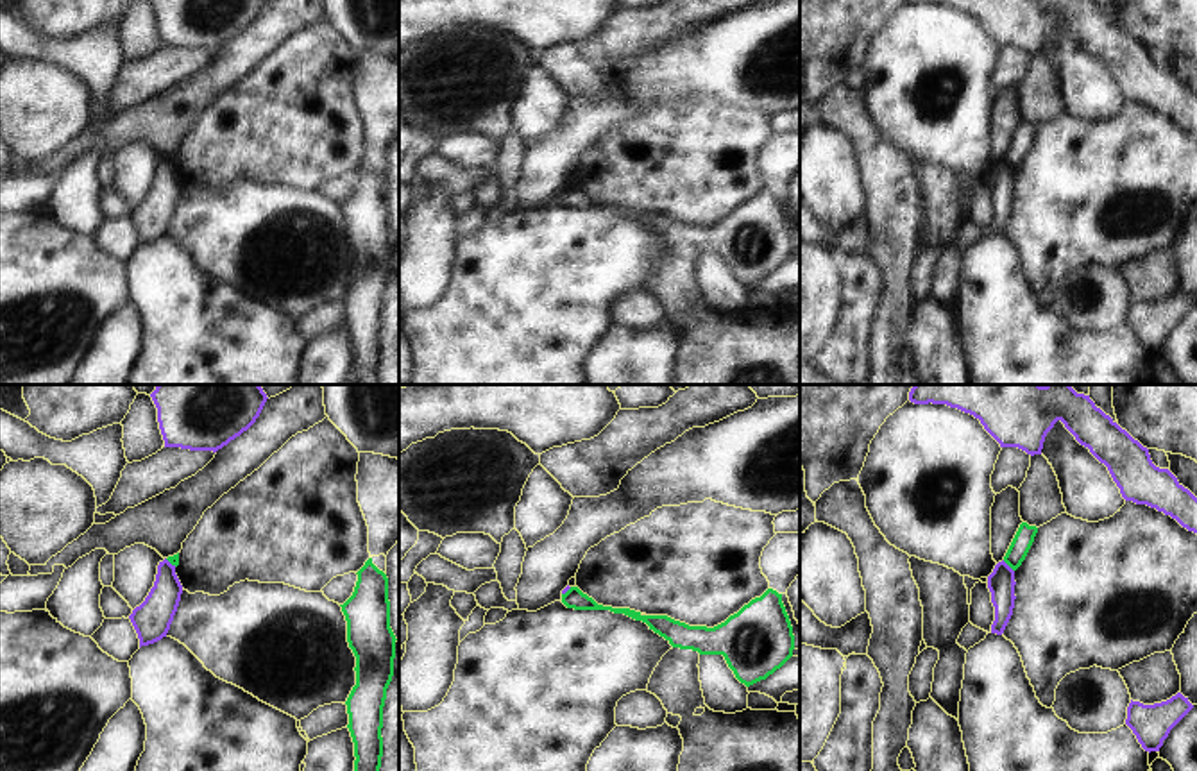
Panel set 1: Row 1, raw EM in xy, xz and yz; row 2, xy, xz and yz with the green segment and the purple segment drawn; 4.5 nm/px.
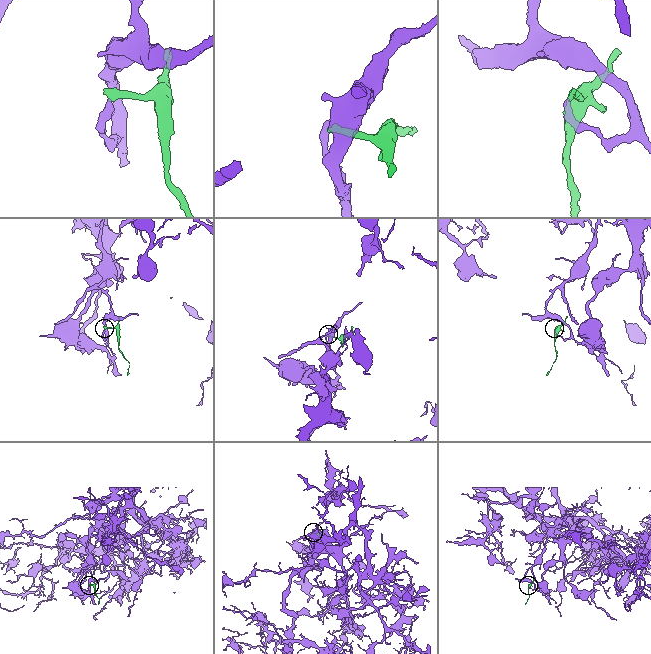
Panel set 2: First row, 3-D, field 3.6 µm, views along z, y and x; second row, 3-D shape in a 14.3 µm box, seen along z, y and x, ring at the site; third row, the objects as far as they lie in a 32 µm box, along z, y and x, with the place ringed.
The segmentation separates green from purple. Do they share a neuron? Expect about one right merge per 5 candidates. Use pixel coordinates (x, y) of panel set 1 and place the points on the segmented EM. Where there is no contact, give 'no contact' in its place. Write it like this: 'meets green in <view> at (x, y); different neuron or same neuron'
meets green in yz at (1008, 564); different neuron

